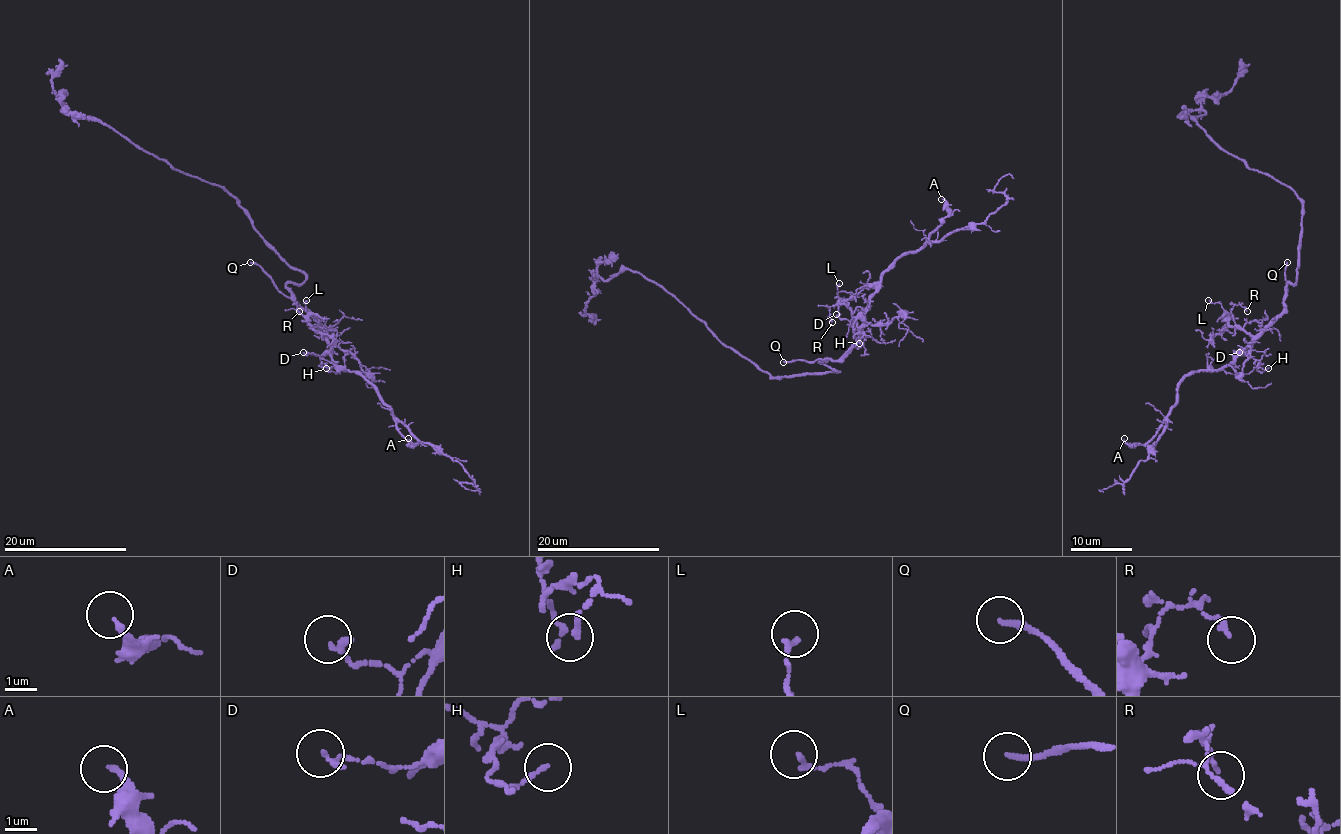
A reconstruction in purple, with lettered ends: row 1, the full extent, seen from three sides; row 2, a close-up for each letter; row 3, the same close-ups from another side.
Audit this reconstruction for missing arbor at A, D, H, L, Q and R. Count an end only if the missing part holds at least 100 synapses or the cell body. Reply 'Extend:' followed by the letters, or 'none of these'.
Extend: Q

